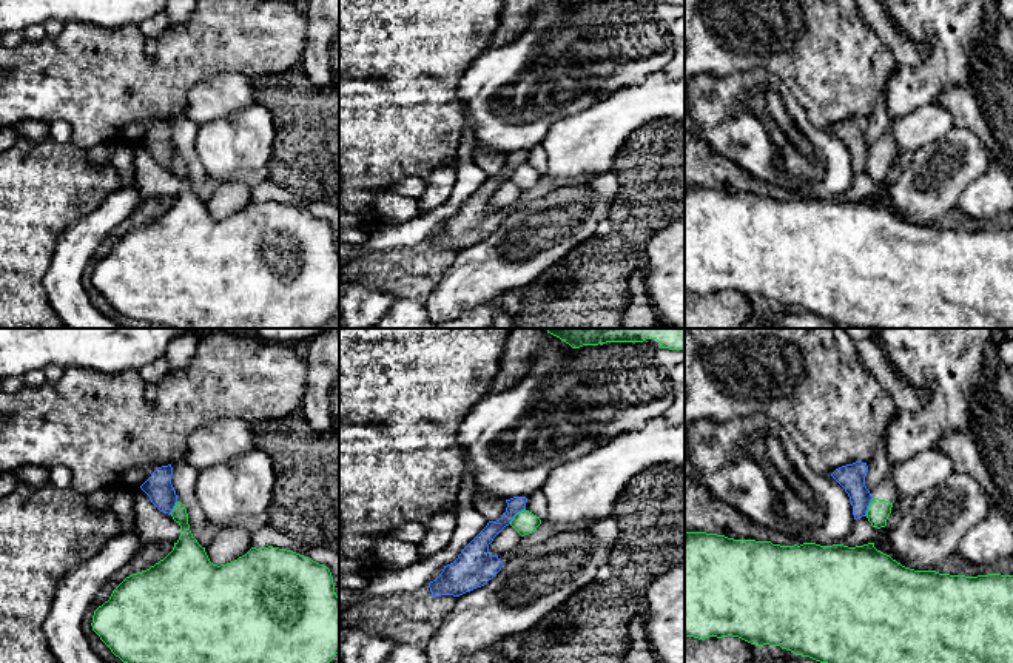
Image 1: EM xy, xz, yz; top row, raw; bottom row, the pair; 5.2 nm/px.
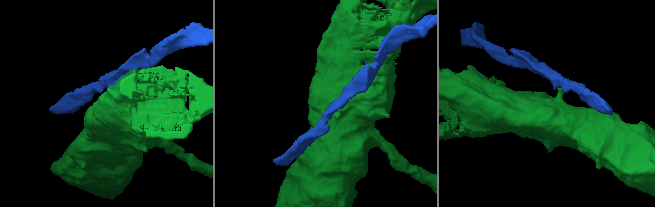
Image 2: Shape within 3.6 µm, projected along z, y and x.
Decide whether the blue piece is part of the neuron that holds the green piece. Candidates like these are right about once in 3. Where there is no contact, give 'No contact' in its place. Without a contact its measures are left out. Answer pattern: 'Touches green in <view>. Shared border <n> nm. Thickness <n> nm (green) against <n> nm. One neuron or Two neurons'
Touches green in xz. Shared border 120 nm. Thickness 120 nm (green) against 100 nm. Two neurons

